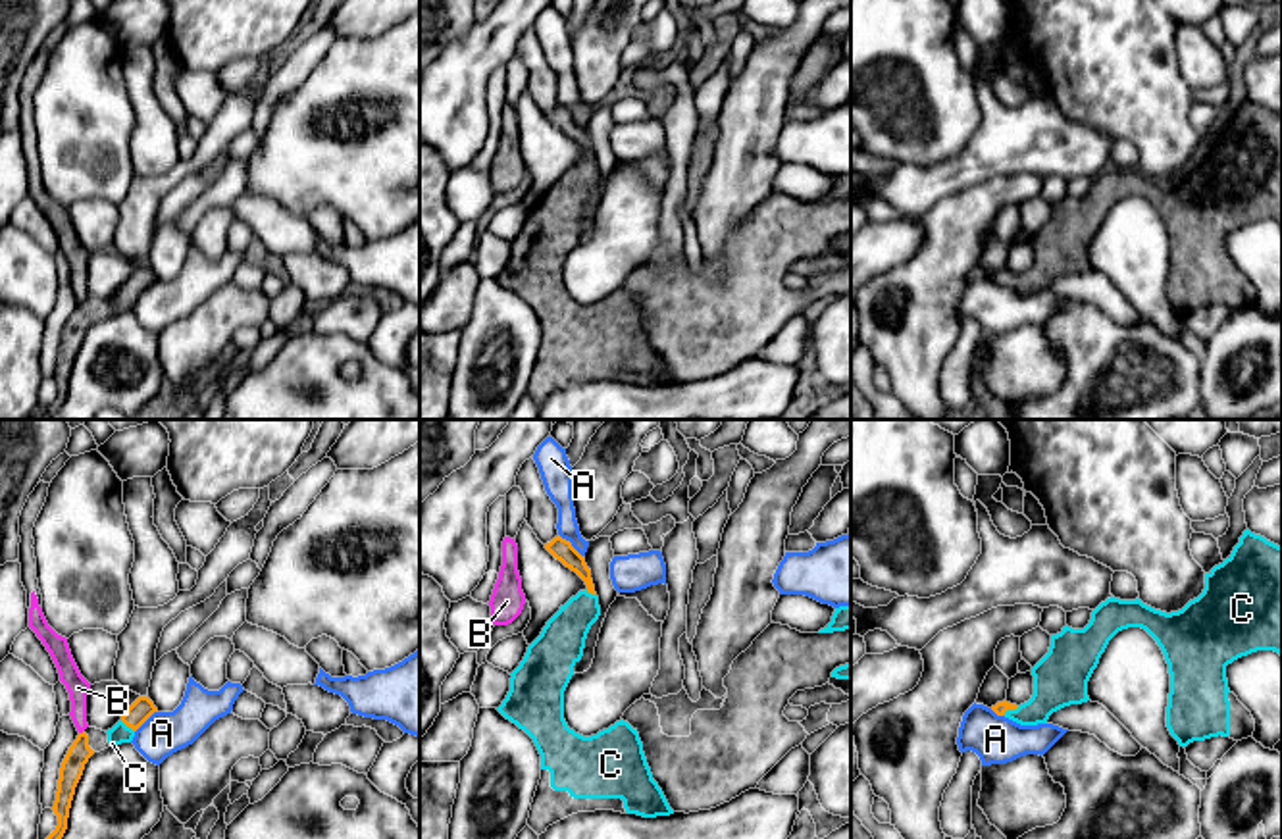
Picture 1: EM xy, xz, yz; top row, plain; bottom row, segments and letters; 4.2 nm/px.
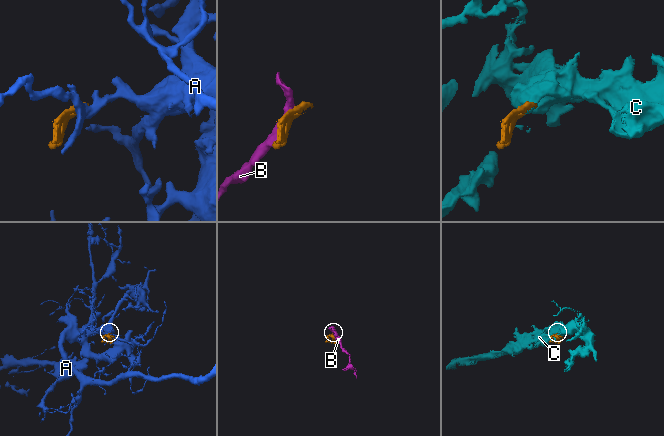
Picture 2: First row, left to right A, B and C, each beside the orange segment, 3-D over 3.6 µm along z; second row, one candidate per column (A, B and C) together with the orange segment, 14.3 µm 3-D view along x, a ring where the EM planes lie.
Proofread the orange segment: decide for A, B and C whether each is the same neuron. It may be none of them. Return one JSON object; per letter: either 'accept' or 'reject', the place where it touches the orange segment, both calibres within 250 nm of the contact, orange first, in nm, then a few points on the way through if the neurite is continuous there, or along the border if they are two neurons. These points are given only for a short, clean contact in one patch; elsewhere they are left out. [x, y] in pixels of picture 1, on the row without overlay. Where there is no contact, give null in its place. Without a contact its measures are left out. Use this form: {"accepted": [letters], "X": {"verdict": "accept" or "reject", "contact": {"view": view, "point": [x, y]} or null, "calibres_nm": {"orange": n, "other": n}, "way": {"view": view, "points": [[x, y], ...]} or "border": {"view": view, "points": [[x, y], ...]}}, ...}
{"accepted": ["C"], "A": {"verdict": "reject", "contact": {"view": "xz", "point": [570, 114]}, "calibres_nm": {"orange": 90, "other": 110}, "border": {"view": "xz", "points": [[559, 102], [582, 126]]}}, "B": {"verdict": "reject", "contact": {"view": "xy", "point": [83, 301]}, "calibres_nm": {"orange": 100, "other": 90}}, "C": {"verdict": "accept", "contact": {"view": "yz", "point": [1011, 278]}, "calibres_nm": {"orange": 60, "other": 220}, "way": {"view": "yz", "points": [[999, 278], [1011, 278], [1028, 279], [1061, 245]]}}}

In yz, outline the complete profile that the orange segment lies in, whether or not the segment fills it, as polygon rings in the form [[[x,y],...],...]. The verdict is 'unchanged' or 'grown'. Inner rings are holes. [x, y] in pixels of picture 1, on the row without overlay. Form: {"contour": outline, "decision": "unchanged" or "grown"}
{"contour": [[[1245,98],[1232,123],[1205,142],[1203,162],[1178,181],[1155,179],[1140,167],[1107,167],[1091,181],[1084,198],[1064,194],[1051,204],[1049,221],[1032,237],[1034,264],[1028,271],[1016,275],[1003,269],[991,279],[1020,294],[1038,294],[1064,275],[1088,271],[1088,250],[1101,223],[1128,196],[1145,198],[1165,223],[1170,242],[1167,296],[1180,316],[1218,304],[1234,310],[1253,306],[1255,289],[1228,258],[1226,235],[1257,219],[1282,225],[1282,115]]], "decision": "grown"}

